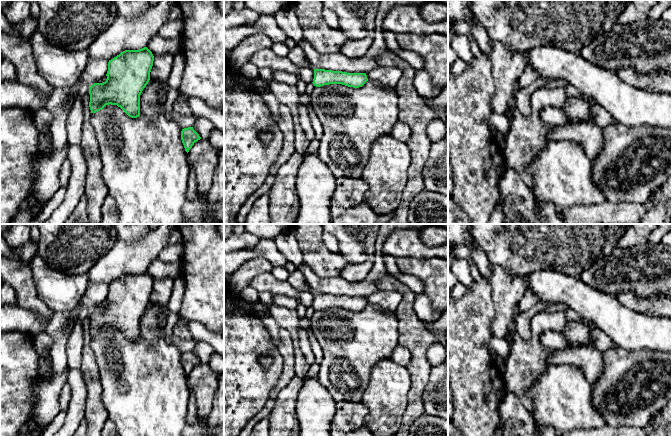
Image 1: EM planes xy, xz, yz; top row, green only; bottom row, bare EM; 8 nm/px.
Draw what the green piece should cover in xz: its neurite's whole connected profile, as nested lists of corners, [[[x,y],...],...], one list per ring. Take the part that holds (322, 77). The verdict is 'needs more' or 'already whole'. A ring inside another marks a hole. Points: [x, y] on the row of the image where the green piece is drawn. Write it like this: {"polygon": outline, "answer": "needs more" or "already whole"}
{"polygon": [[[314,69],[313,85],[321,87],[329,84],[342,84],[348,87],[359,88],[368,81],[366,73],[347,73],[325,69]]], "answer": "already whole"}

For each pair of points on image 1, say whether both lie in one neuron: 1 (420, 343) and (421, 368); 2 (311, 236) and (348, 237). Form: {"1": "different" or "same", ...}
{"1": "same", "2": "different"}

